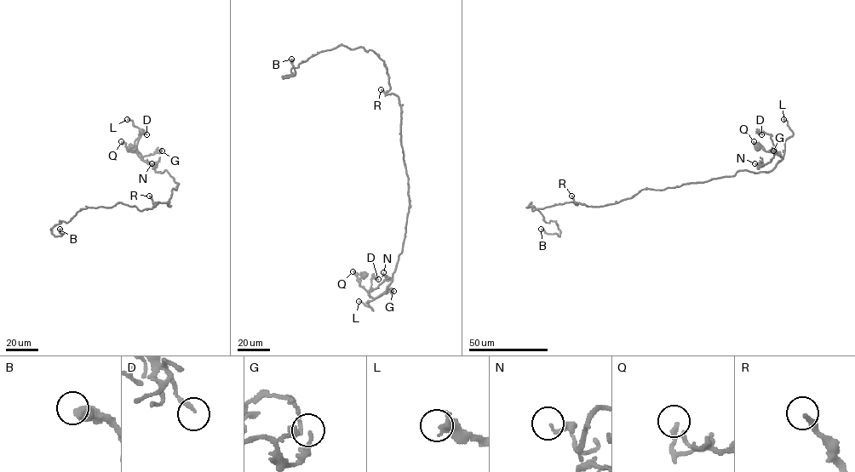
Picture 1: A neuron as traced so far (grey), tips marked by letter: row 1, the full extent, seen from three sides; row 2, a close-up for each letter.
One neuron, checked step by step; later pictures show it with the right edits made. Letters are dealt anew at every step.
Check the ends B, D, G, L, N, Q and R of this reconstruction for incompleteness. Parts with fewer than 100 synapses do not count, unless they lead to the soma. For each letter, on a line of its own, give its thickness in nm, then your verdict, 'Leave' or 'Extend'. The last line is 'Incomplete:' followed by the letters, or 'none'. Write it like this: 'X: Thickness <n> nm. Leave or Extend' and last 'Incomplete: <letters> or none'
B: Thickness 460 nm. Leave
D: Thickness 200 nm. Leave
G: Thickness 190 nm. Leave
L: Thickness 400 nm. Extend
N: Thickness 90 nm. Leave
Q: Thickness 200 nm. Leave
R: Thickness 240 nm. Extend
Incomplete: L, R

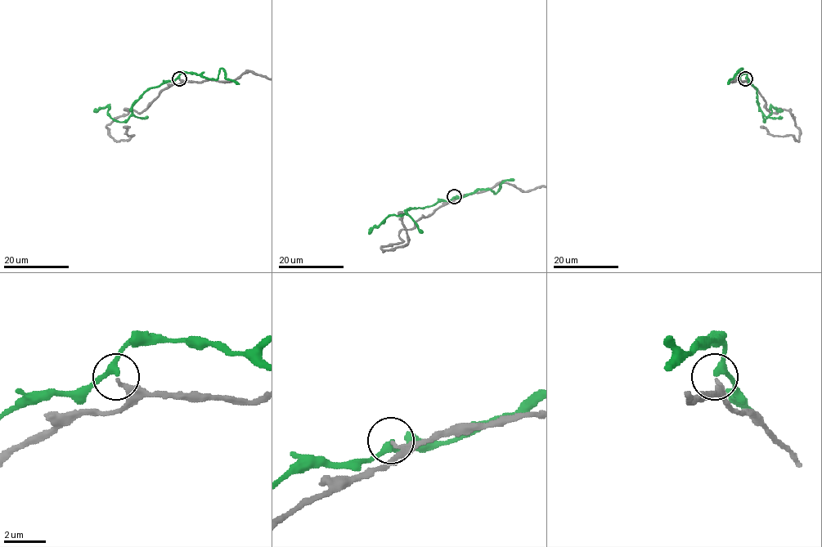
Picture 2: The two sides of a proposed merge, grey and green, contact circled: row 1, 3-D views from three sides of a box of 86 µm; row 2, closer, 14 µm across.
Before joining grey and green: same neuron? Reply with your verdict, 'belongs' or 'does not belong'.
does not belong

